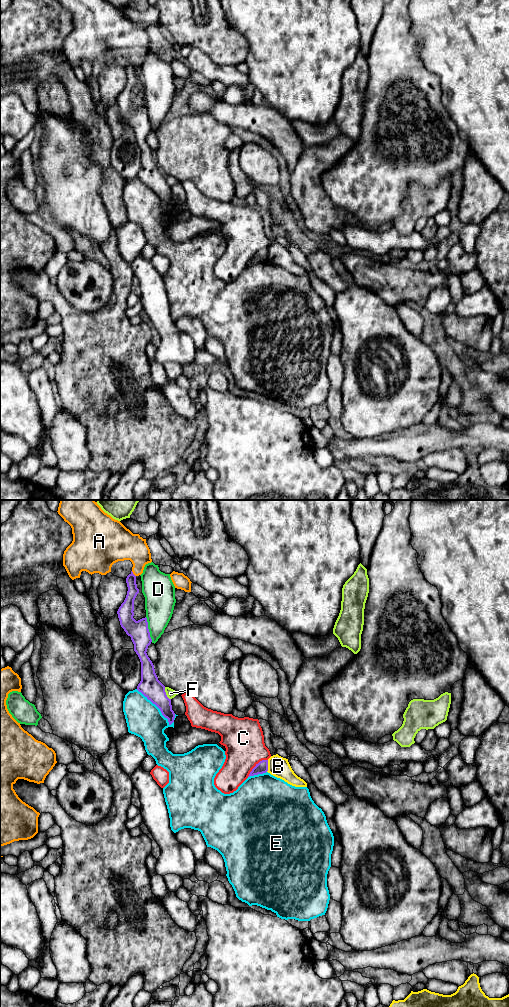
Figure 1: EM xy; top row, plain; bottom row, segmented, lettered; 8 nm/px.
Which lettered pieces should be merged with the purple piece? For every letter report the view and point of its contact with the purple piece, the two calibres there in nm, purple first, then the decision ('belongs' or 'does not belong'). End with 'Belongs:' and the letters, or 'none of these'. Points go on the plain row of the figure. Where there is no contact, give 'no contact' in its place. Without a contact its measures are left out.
A: meets purple in xy at (133, 62); 90 nm thick on the purple side, 240 nm on the other; does not belong
B: meets purple in xy at (267, 254); 100 nm thick on the purple side, 160 nm on the other; does not belong
C: meets purple in xy at (256, 253); 100 nm thick on the purple side, 320 nm on the other; does not belong
D: meets purple in xy at (148, 117); 160 nm thick on the purple side, 240 nm on the other; does not belong
E: meets purple in xy at (157, 194); 170 nm thick on the purple side, 300 nm on the other; does not belong
F: meets purple in xy at (165, 181); 170 nm thick on the purple side, 70 nm on the other; does not belong
Belongs: none of these

